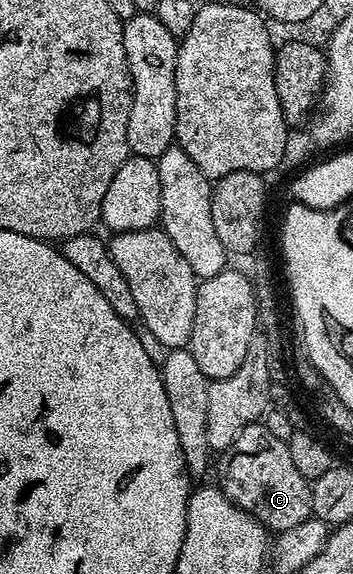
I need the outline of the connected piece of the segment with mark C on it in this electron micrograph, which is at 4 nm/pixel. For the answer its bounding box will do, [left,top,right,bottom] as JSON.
[218,422,312,533]

